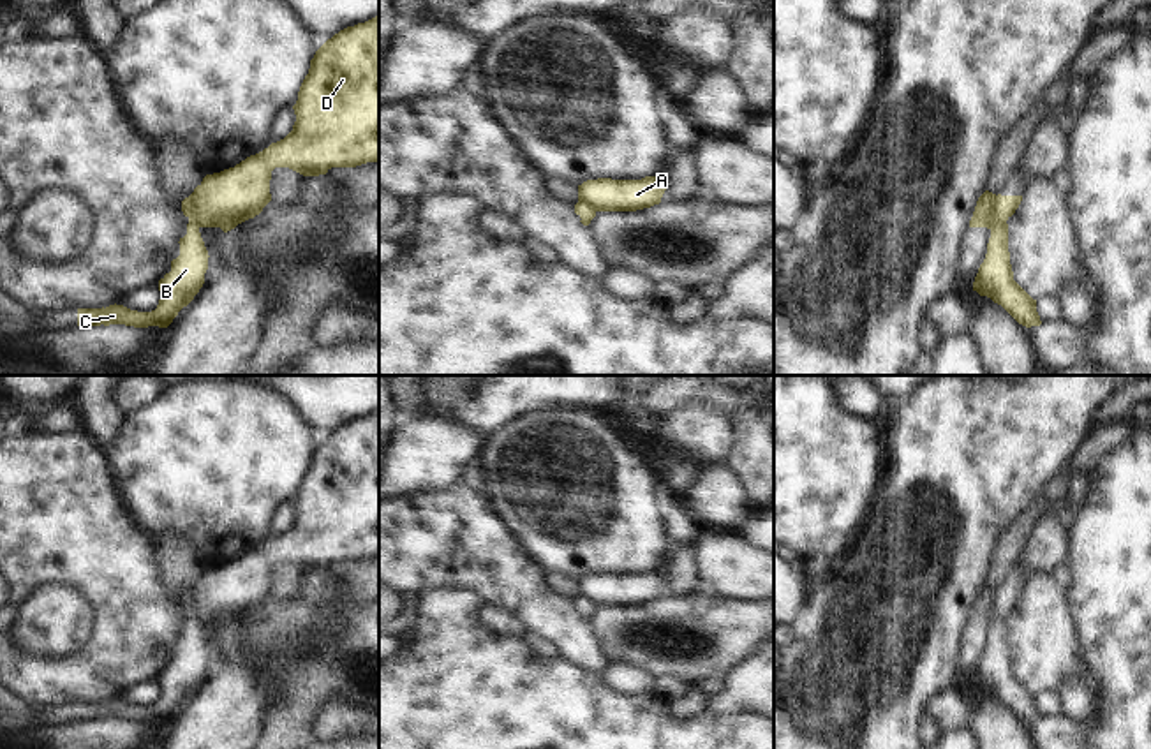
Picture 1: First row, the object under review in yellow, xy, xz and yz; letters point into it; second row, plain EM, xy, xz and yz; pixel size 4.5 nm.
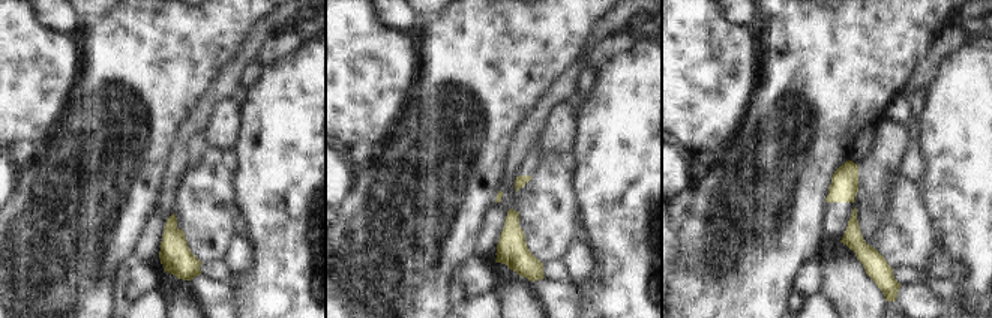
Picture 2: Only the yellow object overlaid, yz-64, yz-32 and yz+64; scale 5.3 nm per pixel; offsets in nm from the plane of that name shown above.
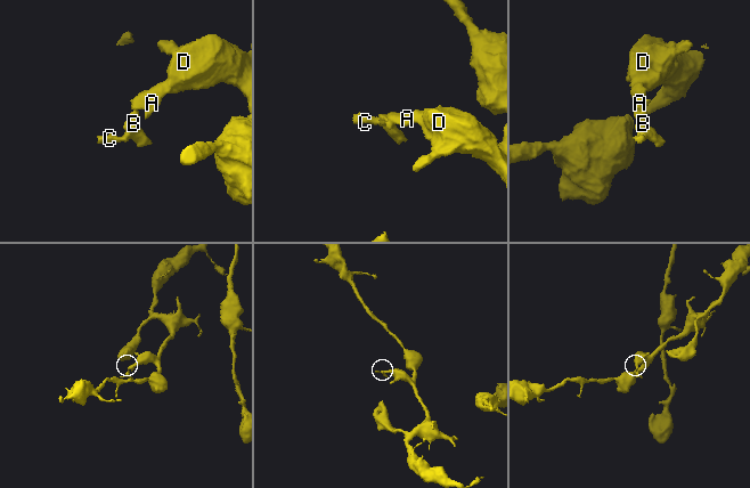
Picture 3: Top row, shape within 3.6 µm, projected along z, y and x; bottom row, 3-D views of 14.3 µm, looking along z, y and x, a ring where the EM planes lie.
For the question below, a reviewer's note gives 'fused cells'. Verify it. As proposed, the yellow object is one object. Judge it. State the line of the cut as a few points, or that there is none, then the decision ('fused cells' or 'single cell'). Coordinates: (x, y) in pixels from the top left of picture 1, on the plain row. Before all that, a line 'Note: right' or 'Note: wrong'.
Note: right
cut yz (998, 591), (996, 615), (989, 622); fused cells

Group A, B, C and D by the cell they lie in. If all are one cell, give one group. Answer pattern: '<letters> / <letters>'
A D / B C

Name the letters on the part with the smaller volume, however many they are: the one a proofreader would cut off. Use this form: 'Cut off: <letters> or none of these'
Cut off: B, C

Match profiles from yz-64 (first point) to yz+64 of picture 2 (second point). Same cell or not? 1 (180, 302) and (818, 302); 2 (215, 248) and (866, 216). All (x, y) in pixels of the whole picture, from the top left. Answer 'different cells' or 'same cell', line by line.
1: different cells
2: different cells

